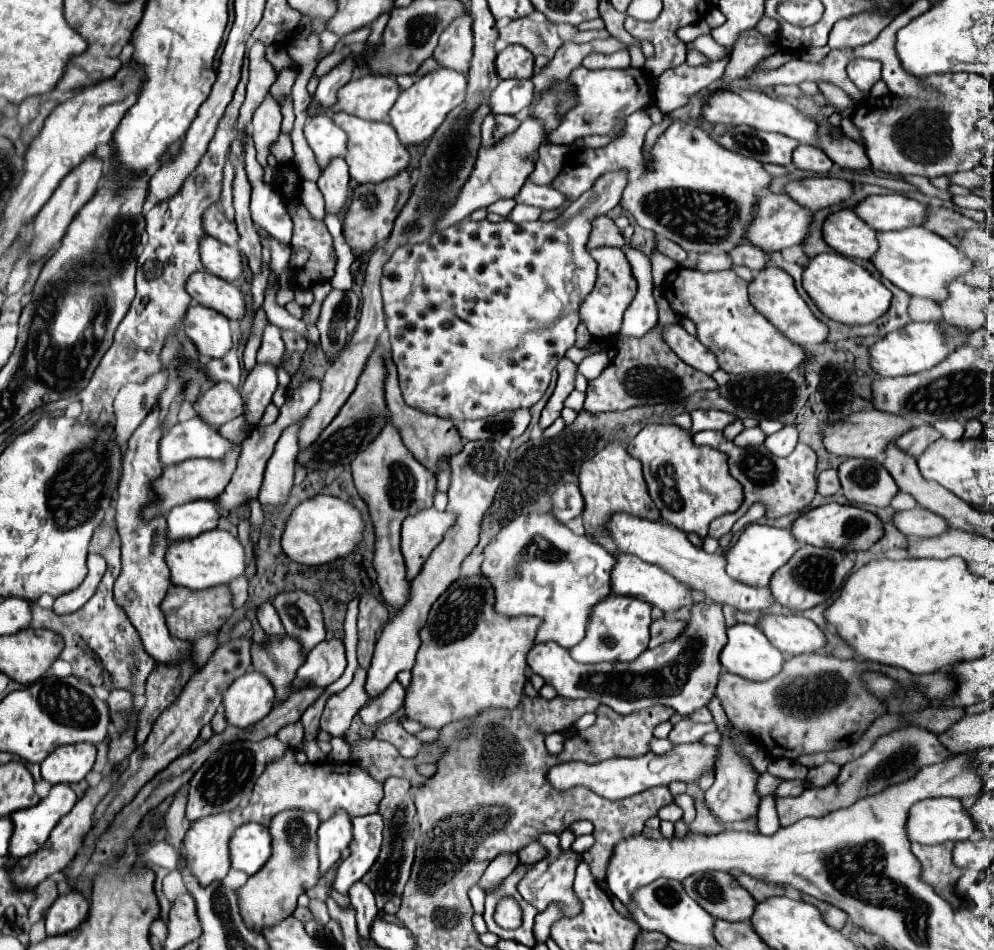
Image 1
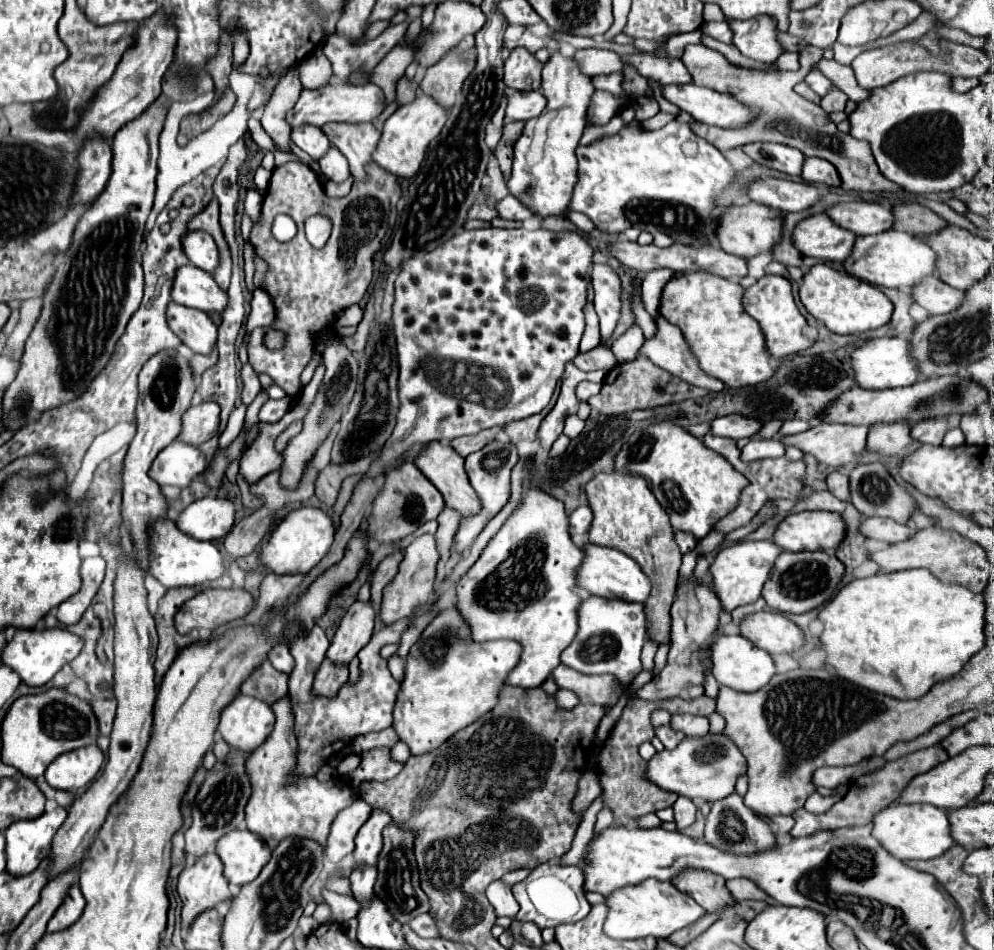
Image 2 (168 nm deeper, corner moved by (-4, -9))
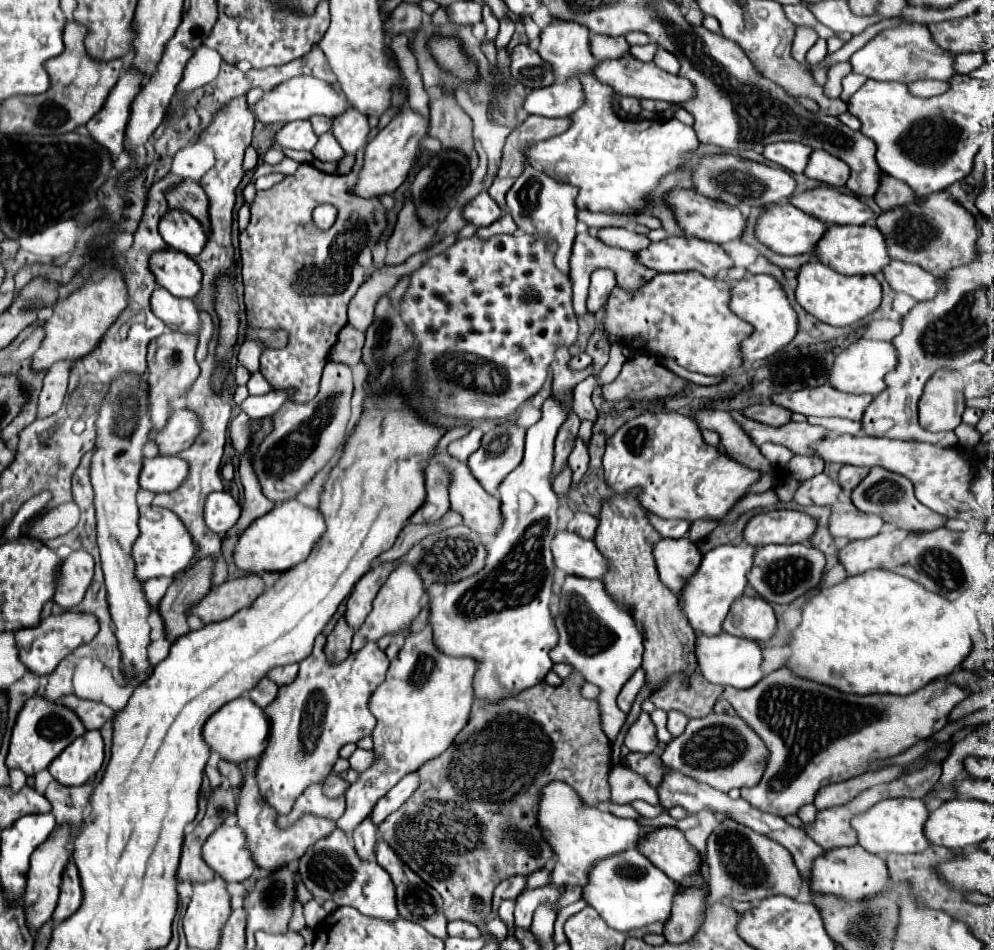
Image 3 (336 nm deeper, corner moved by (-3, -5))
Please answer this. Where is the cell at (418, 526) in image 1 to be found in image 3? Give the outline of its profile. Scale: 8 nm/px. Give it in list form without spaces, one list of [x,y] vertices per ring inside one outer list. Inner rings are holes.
[[[399,563],[383,583],[381,591],[377,593],[373,601],[373,611],[367,615],[365,623],[355,631],[353,635],[353,645],[351,651],[356,652],[363,647],[367,641],[379,641],[387,633],[395,633],[405,629],[421,611],[421,597],[425,595],[425,585],[417,569],[409,563]]]

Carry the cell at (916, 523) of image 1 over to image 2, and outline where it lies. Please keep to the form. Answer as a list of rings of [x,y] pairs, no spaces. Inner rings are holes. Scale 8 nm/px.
[[[868,517],[860,523],[858,529],[866,539],[876,539],[882,543],[898,543],[898,541],[904,541],[906,537],[914,535],[912,527],[898,525],[896,521],[882,519],[882,517]]]

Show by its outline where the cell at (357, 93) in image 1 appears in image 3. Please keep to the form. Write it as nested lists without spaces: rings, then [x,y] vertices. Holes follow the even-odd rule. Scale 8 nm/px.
[[[293,77],[261,97],[261,101],[255,105],[255,117],[263,123],[289,123],[297,119],[311,119],[313,115],[337,117],[345,113],[347,107],[347,99],[331,83],[315,77]]]

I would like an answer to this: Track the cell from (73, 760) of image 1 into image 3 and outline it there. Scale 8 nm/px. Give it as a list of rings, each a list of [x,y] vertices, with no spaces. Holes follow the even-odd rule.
[[[85,731],[65,751],[53,759],[49,773],[61,785],[85,785],[97,775],[105,759],[103,739],[99,731]]]

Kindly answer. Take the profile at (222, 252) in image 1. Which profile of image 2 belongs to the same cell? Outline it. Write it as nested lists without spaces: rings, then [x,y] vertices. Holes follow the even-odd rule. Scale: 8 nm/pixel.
[[[188,231],[184,233],[182,241],[182,251],[190,259],[192,265],[204,271],[212,271],[218,265],[218,249],[210,233],[206,231]]]

